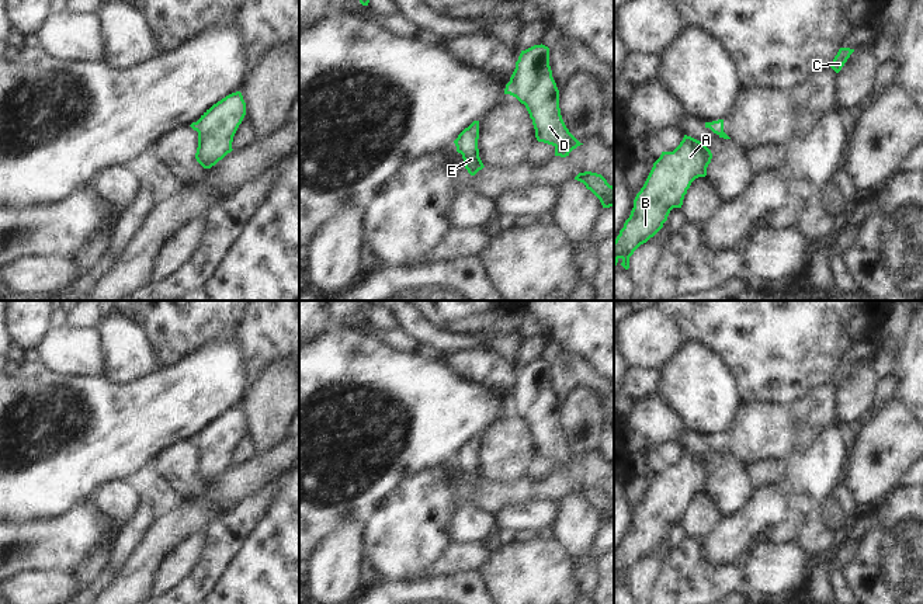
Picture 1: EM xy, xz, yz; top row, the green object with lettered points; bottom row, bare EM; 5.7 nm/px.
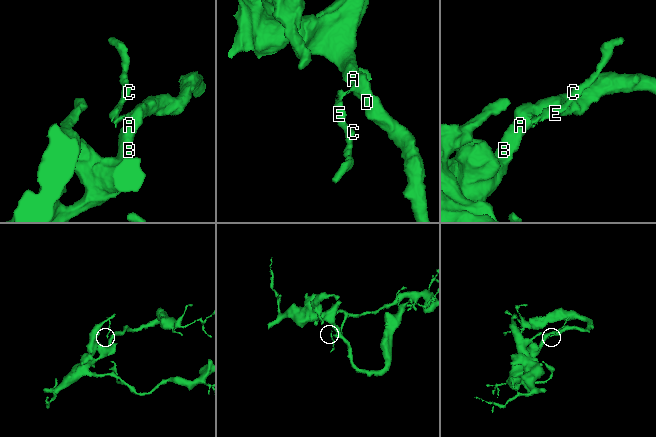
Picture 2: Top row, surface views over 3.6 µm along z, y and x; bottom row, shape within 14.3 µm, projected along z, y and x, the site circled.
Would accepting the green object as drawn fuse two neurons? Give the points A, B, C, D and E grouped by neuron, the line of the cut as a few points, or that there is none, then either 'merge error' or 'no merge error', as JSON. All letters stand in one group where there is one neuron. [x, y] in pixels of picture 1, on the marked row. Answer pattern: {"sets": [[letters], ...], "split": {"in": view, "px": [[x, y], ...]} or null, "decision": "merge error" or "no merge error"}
{"sets": [["A", "B", "D"], ["C", "E"]], "split": {"in": "xz", "px": [[509, 82], [514, 96]]}, "decision": "merge error"}

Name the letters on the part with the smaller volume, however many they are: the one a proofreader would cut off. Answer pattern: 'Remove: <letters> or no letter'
Remove: C, E

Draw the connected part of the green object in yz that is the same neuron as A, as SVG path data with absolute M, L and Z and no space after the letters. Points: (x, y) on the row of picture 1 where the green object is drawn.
M687 135L673 152L662 152L614 240L614 268L620 258L629 268L629 257L663 228L673 208L681 208L691 183L707 176L711 159L711 150Z

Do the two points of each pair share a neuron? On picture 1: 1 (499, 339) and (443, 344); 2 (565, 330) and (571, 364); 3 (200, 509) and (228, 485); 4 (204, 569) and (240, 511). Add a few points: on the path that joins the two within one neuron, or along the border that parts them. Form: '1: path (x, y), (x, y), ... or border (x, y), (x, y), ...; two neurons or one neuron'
1: path (485, 340), (457, 342); one neuron
2: border (562, 350), (578, 354), (596, 372); two neurons
3: path (207, 506), (221, 492); one neuron
4: path (215, 555), (224, 535), (233, 526); one neuron

